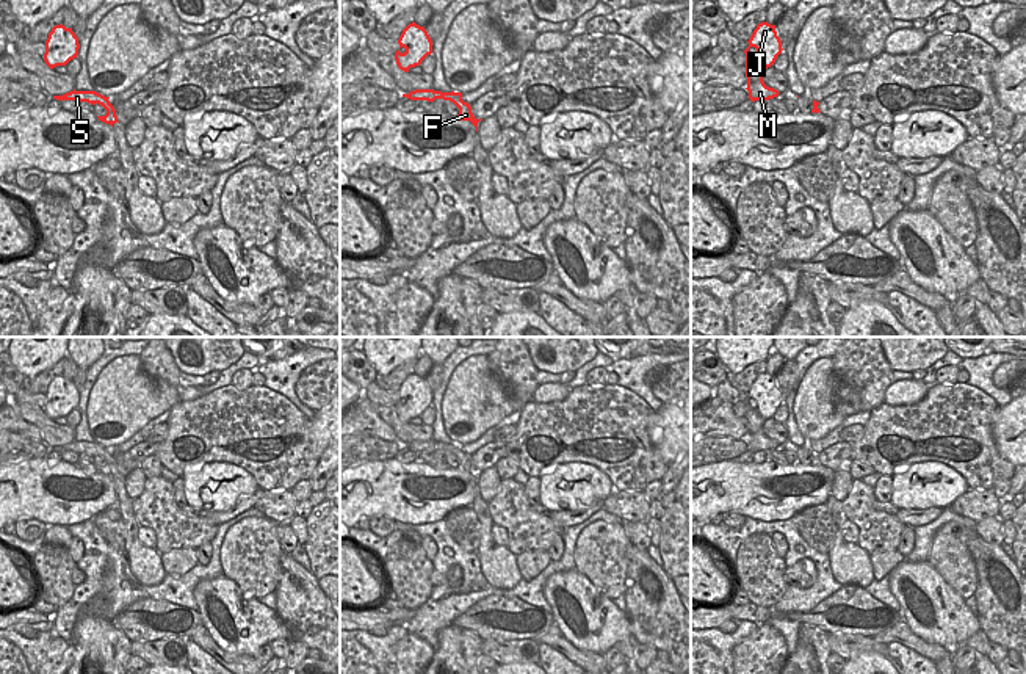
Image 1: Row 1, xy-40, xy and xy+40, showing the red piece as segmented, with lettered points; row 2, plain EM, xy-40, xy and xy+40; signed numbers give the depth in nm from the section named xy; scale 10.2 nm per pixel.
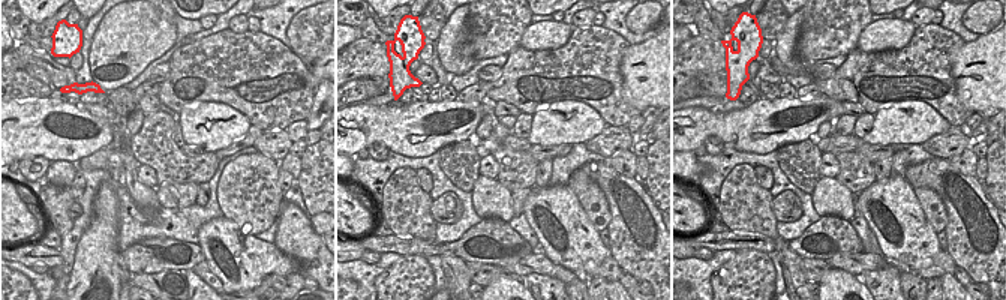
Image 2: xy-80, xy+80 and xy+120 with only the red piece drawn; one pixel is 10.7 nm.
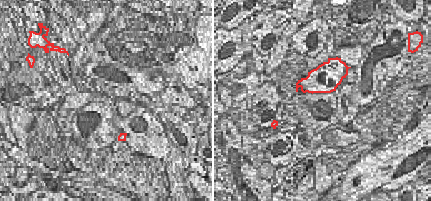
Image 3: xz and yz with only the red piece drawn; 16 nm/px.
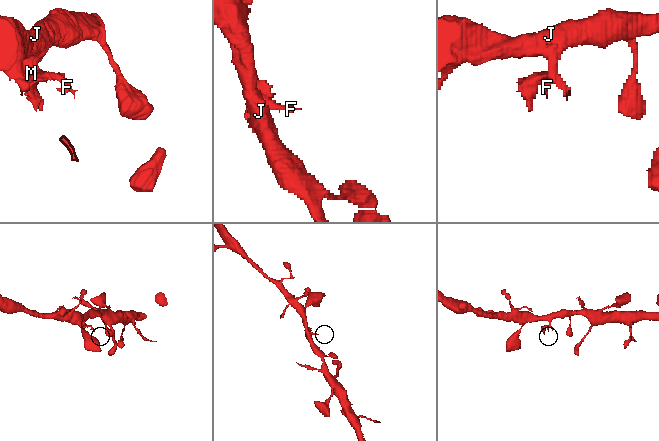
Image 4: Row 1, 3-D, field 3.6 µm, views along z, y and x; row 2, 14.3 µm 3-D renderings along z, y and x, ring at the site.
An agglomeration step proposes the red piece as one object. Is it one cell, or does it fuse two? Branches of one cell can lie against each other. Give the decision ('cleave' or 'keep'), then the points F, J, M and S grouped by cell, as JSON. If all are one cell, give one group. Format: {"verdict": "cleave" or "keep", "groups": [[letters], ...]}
{"verdict": "keep", "groups": [["F", "J", "M", "S"]]}

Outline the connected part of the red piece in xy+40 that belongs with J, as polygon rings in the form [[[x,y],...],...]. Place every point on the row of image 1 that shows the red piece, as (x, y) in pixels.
[[[758,24],[747,42],[749,47],[744,53],[749,99],[755,102],[777,97],[780,92],[763,82],[763,72],[775,63],[783,50],[775,25]]]

